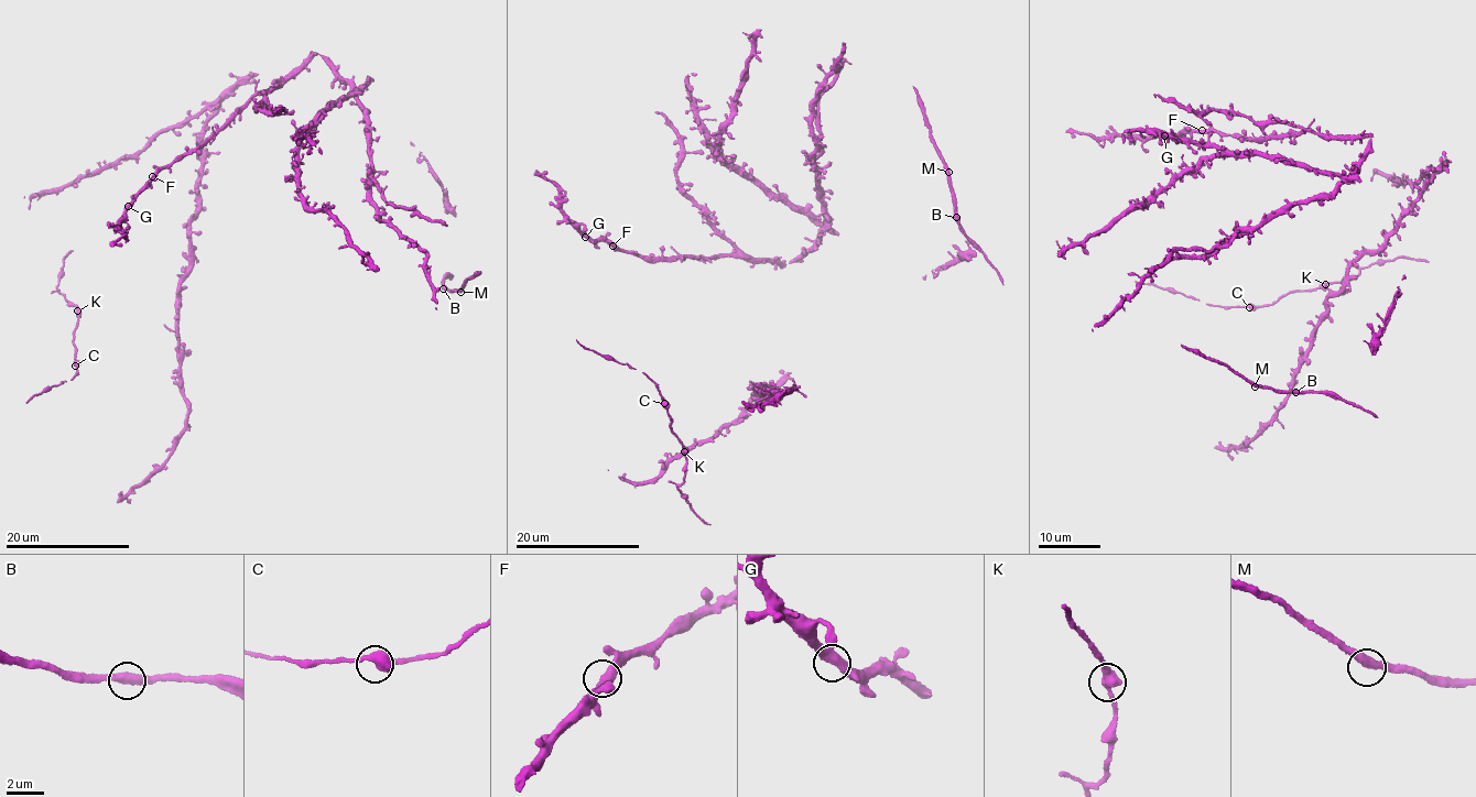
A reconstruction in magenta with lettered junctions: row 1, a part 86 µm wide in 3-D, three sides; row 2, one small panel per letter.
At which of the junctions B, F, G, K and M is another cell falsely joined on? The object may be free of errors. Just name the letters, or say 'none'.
none

